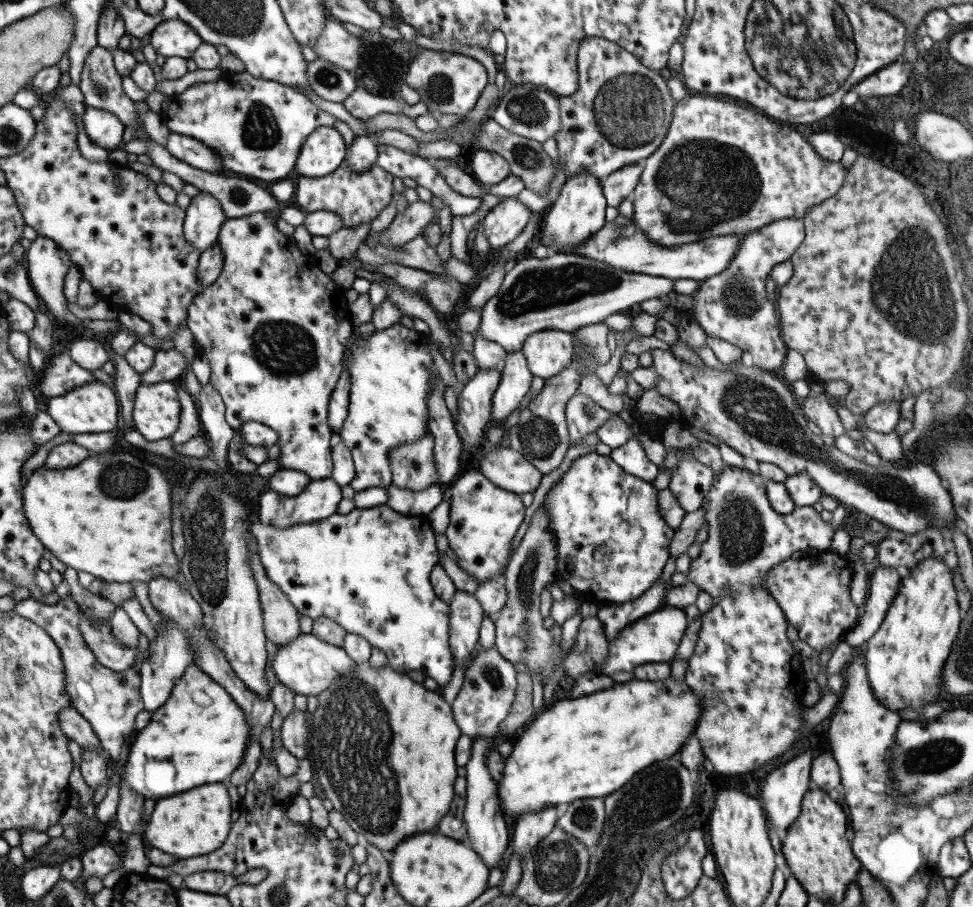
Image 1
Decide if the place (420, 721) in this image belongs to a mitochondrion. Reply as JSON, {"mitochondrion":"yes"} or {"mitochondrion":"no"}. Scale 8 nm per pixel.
{"mitochondrion":"no"}

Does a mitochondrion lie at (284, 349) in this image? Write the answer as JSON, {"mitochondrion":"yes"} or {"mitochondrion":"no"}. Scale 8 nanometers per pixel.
{"mitochondrion":"yes"}

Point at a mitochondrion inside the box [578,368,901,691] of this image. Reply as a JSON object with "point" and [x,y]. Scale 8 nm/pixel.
{"point":[741,527]}

